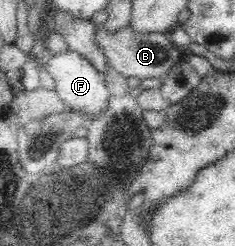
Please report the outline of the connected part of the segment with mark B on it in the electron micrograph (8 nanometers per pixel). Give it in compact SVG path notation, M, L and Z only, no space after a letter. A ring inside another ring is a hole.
M92 20L90 23L96 28L96 43L107 57L109 65L126 78L151 79L151 77L159 77L163 73L168 73L171 68L185 58L185 50L176 48L168 34L135 32L131 28L131 23L117 32L109 32L105 28L105 23L97 24Z

